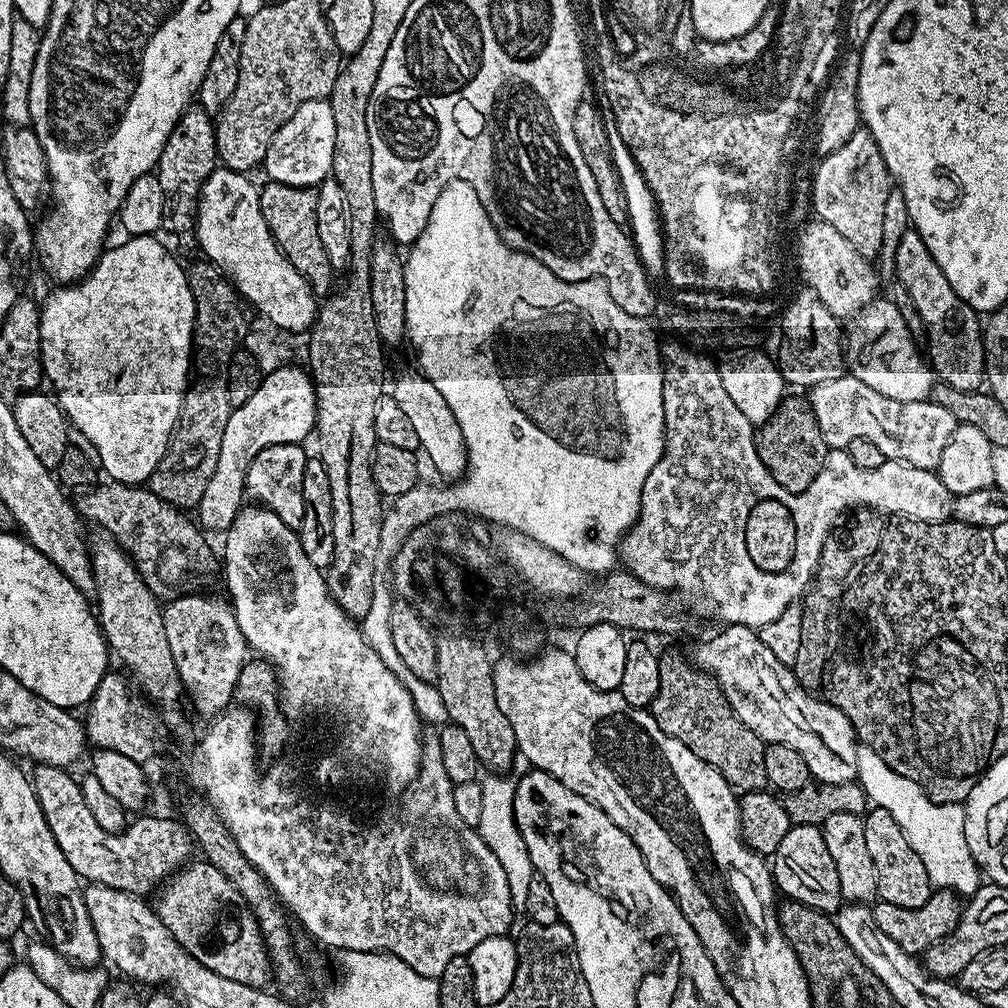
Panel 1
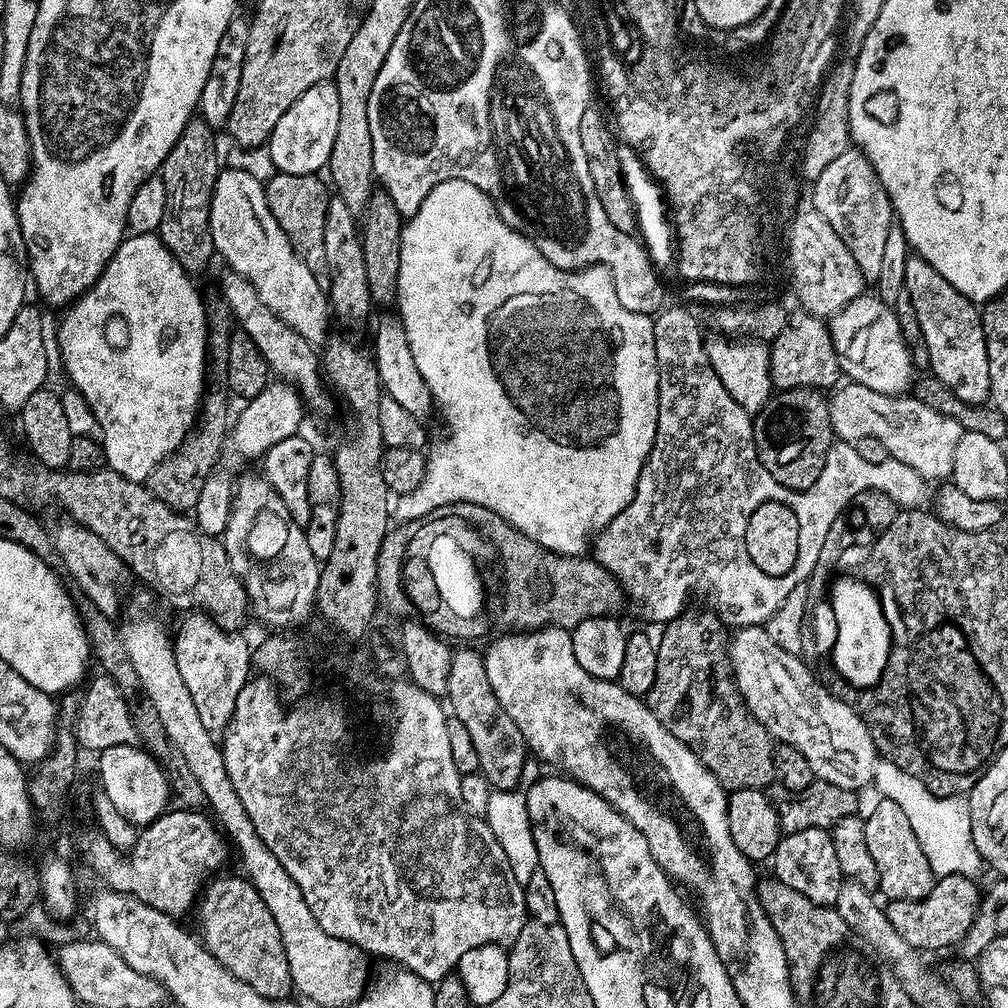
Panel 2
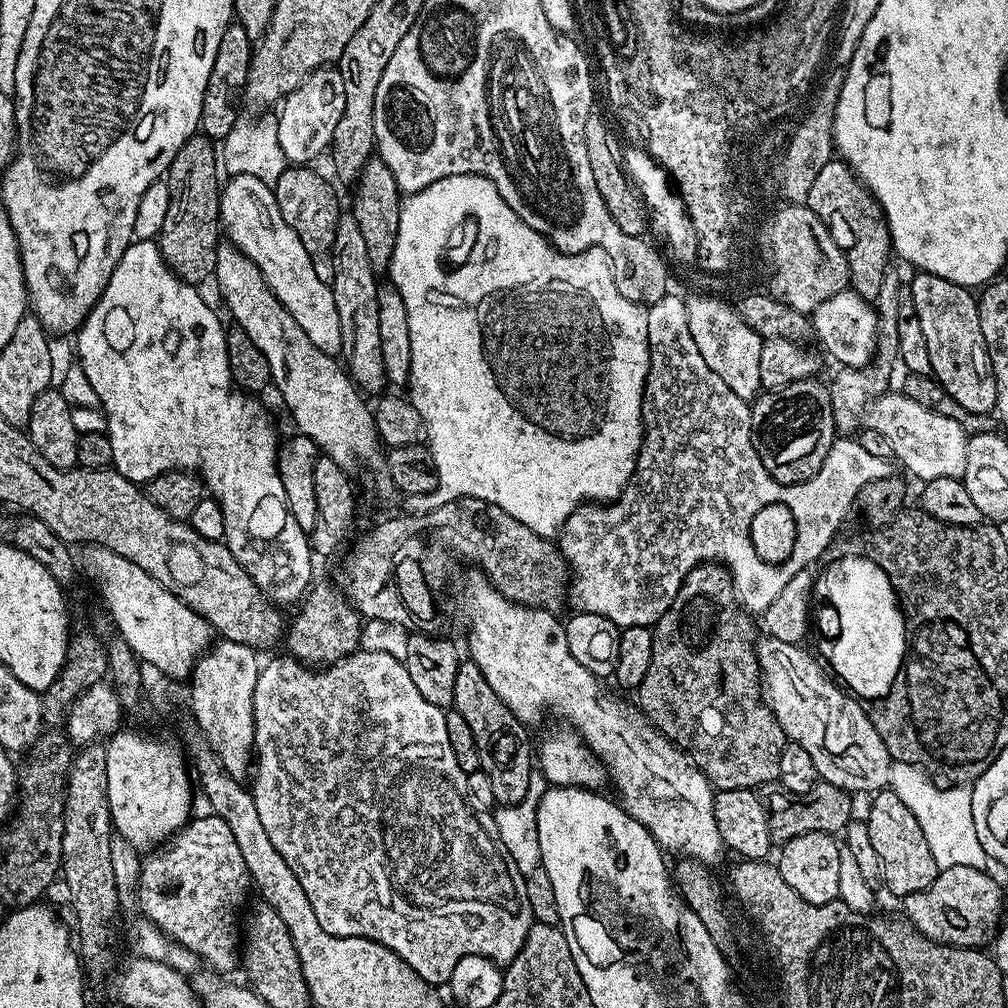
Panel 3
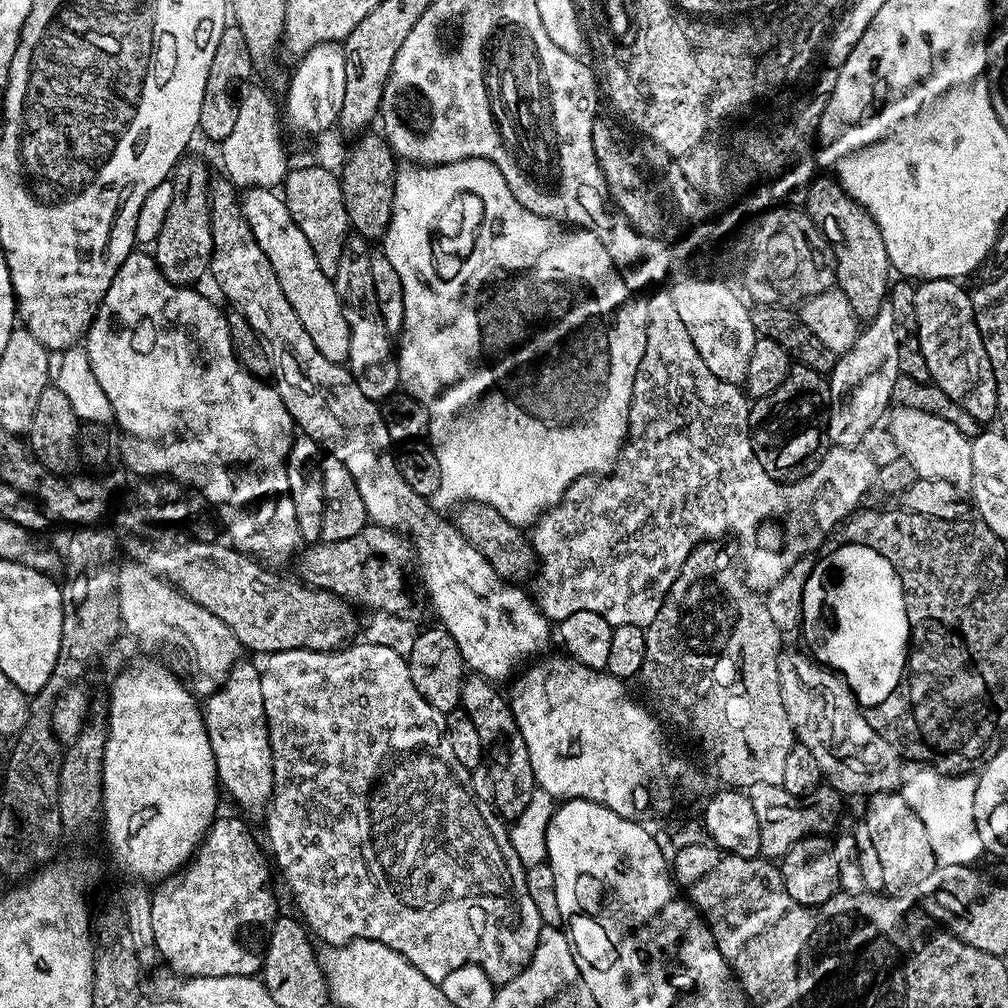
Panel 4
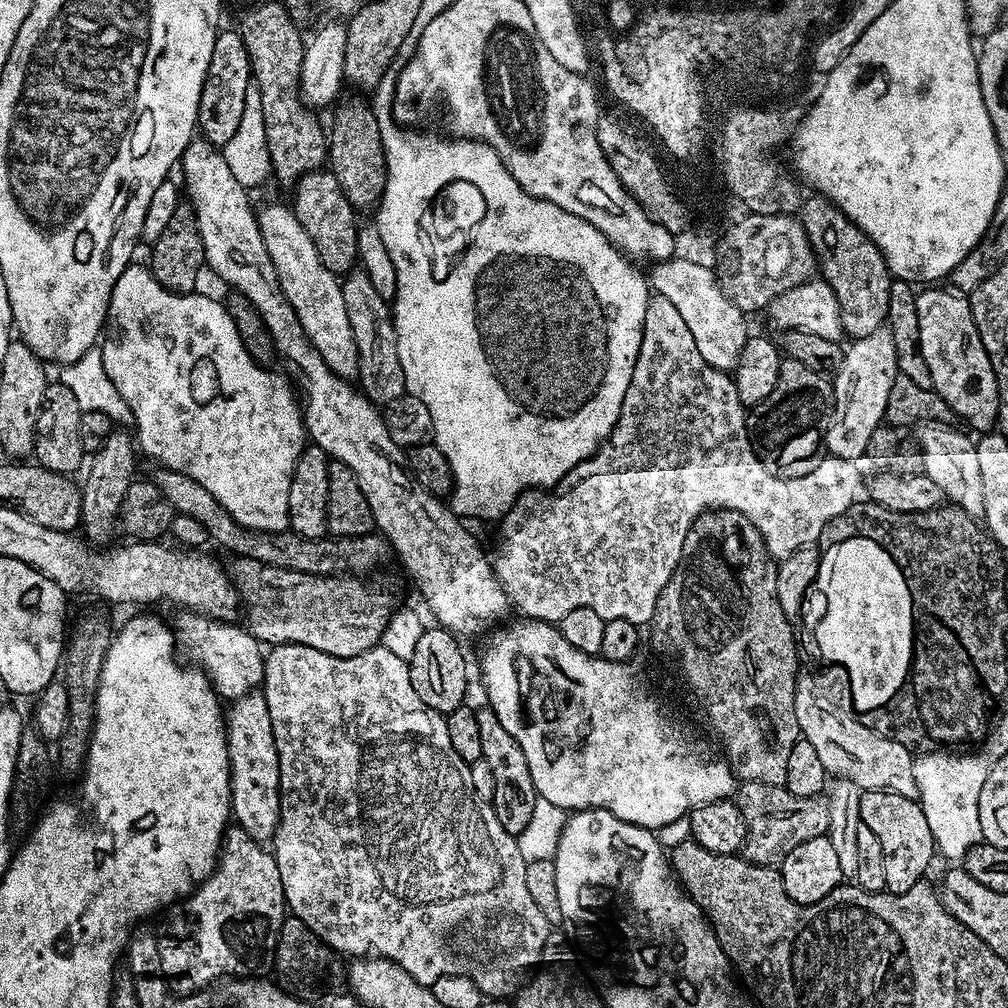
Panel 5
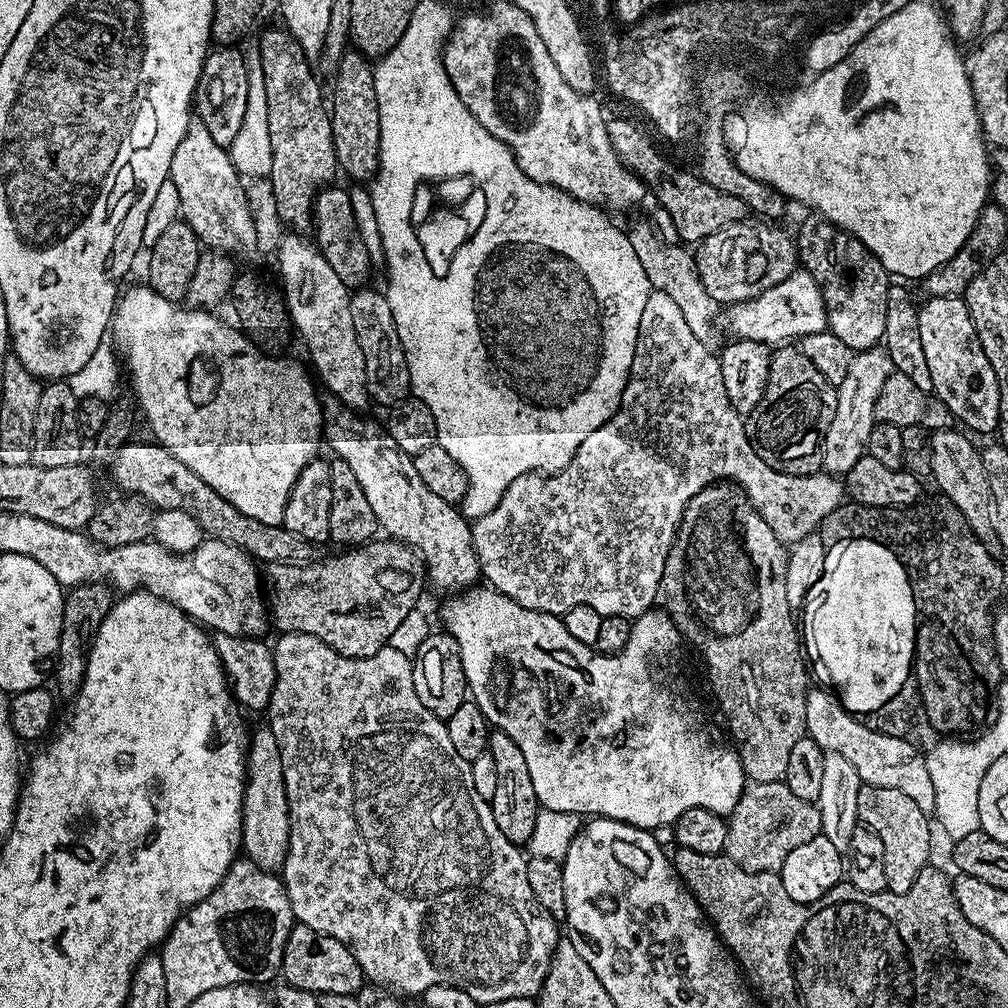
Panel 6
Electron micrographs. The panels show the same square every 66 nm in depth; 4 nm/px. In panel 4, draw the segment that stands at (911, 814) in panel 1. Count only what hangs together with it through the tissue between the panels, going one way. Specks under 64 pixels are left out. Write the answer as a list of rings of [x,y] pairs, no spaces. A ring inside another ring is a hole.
[[[908,762],[901,770],[900,788],[914,814],[922,818],[926,834],[930,834],[930,850],[934,850],[937,865],[975,865],[986,849],[978,834],[974,818],[974,794],[977,777],[972,774],[945,774],[931,764]]]

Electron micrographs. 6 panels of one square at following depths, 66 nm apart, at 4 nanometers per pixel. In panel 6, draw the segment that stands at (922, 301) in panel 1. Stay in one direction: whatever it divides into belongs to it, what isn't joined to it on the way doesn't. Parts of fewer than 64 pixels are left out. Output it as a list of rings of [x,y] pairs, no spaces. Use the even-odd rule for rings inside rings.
[[[928,296],[925,301],[918,308],[918,329],[933,379],[933,392],[969,433],[995,433],[1000,426],[998,378],[994,366],[990,366],[990,358],[986,358],[986,350],[982,350],[982,342],[978,342],[970,310],[958,296]]]

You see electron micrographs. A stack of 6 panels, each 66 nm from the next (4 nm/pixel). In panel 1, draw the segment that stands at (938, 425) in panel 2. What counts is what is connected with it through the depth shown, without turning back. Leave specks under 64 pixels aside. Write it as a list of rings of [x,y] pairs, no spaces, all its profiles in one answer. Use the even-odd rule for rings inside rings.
[[[845,374],[825,384],[818,384],[810,392],[812,413],[822,430],[822,438],[829,449],[847,449],[848,443],[854,438],[866,438],[866,442],[874,442],[878,450],[882,450],[885,460],[899,460],[914,467],[936,470],[940,467],[942,452],[950,442],[957,422],[954,414],[942,406],[932,403],[931,399],[915,400],[914,402],[898,402],[894,398],[886,398],[878,394],[878,390],[870,390],[866,382]]]

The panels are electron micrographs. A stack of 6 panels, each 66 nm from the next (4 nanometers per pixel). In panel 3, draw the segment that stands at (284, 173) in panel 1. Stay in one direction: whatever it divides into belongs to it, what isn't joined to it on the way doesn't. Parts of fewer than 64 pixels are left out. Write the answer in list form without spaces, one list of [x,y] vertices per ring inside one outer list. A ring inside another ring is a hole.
[[[339,67],[315,68],[290,95],[284,97],[278,108],[278,146],[282,146],[285,161],[292,166],[308,166],[315,156],[323,152],[325,155],[345,106],[346,89],[342,87]]]

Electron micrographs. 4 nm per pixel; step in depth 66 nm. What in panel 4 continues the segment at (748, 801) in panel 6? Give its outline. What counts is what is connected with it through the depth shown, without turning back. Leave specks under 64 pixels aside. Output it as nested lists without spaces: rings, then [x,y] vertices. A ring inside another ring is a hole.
[[[762,784],[747,789],[747,794],[754,806],[754,815],[758,818],[760,856],[764,858],[782,858],[800,840],[805,840],[807,836],[824,836],[841,823],[839,820],[842,796],[831,786],[821,786],[807,792],[805,796],[795,796],[779,784]]]

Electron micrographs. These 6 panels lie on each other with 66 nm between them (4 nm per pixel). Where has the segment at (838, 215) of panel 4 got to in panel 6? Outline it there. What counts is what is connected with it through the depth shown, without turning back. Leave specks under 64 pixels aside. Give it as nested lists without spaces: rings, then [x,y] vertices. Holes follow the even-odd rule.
[[[808,214],[794,239],[799,267],[818,282],[822,292],[828,319],[827,331],[837,335],[856,354],[877,347],[883,341],[886,330],[887,290],[890,285],[890,274],[882,262],[866,250],[862,241],[819,214]]]

